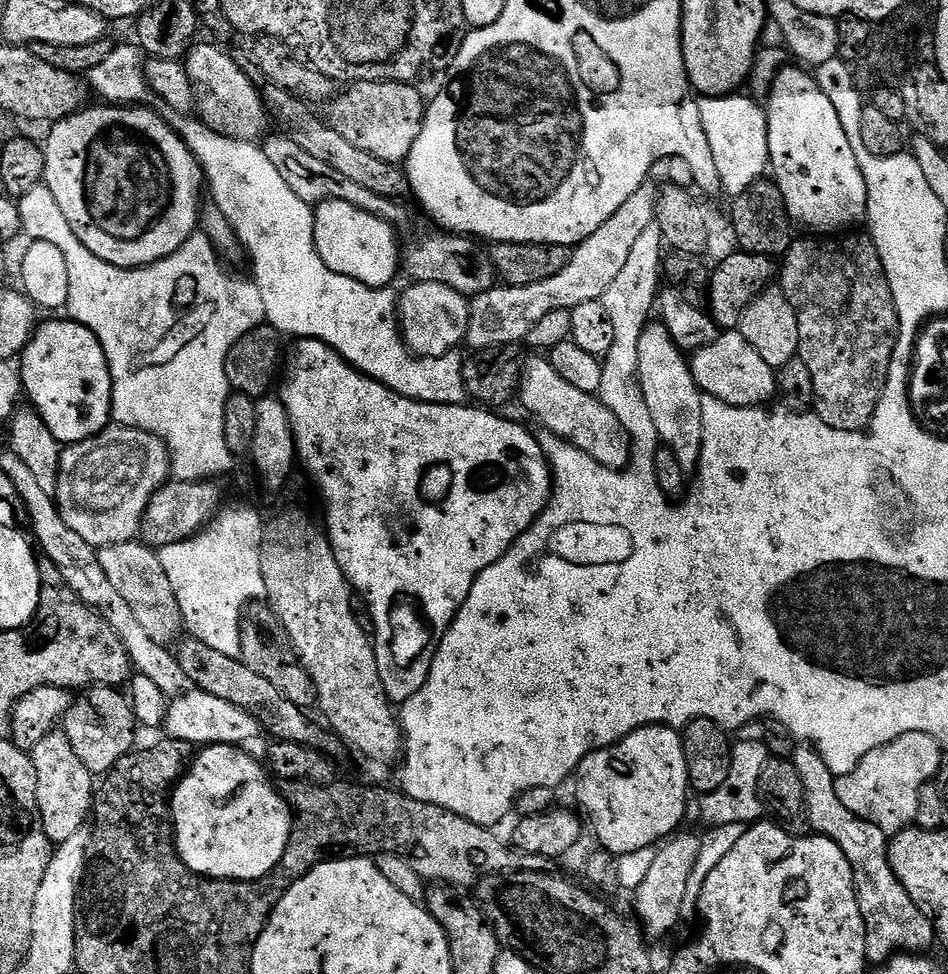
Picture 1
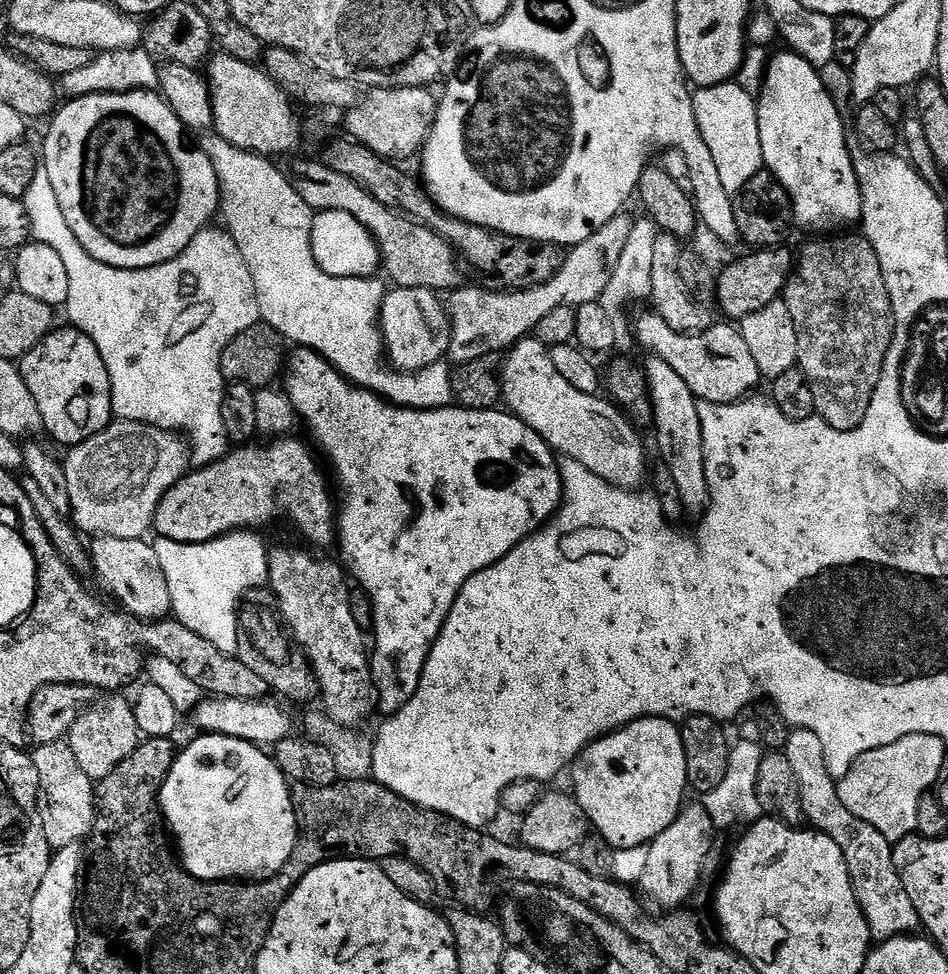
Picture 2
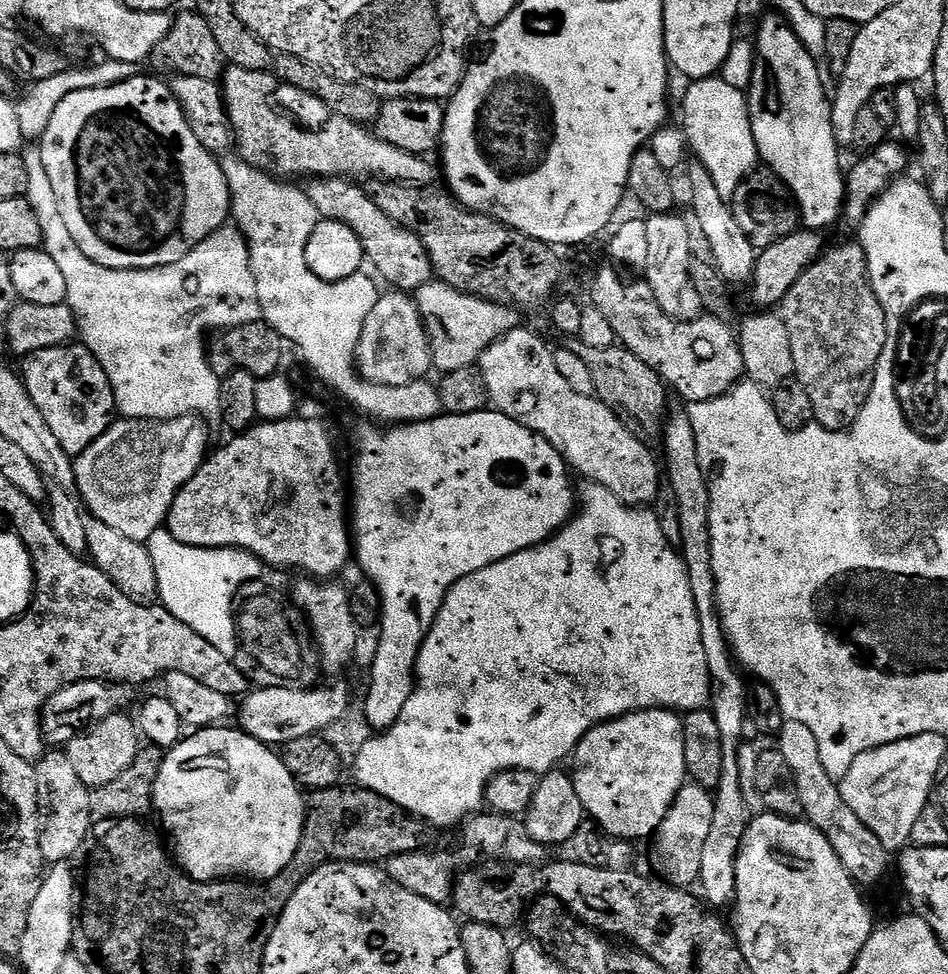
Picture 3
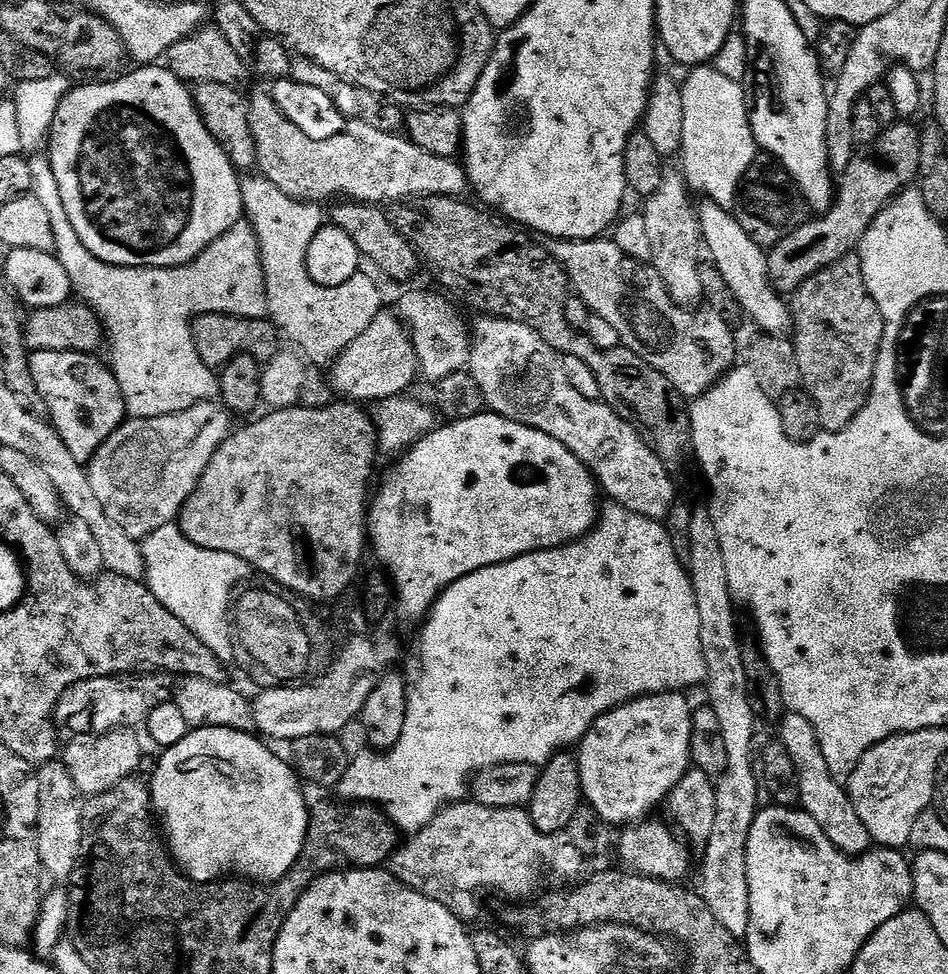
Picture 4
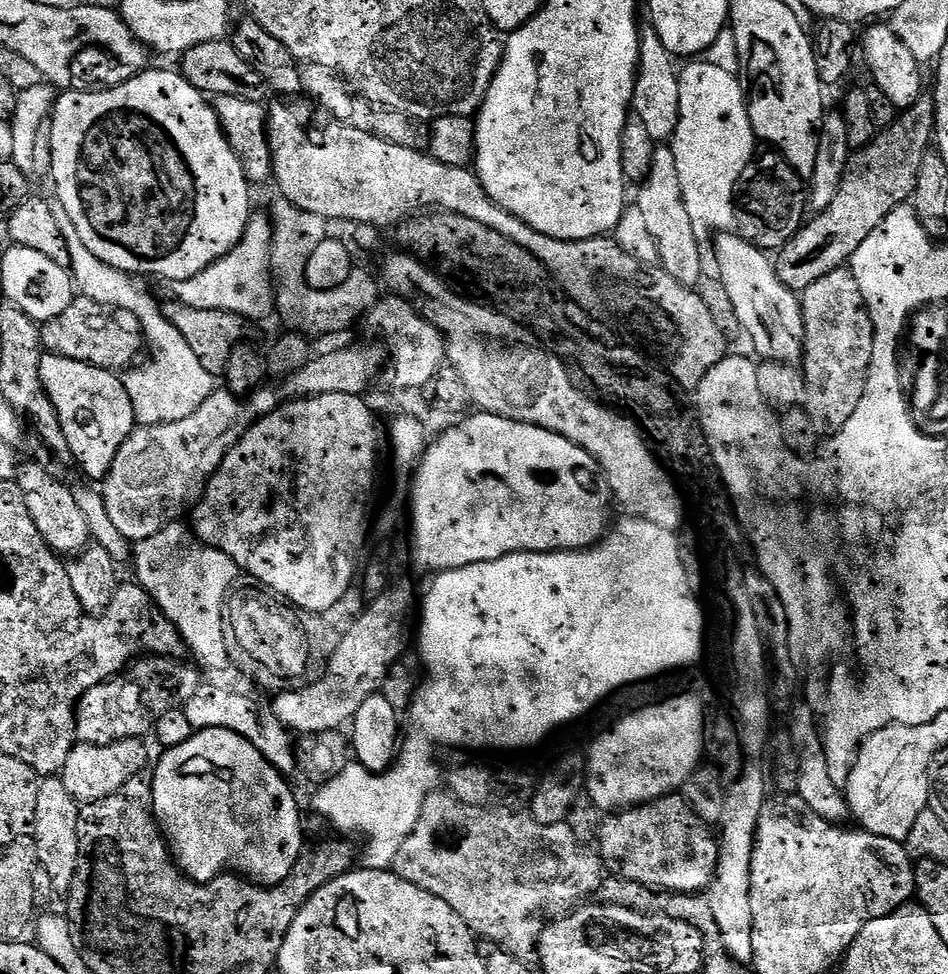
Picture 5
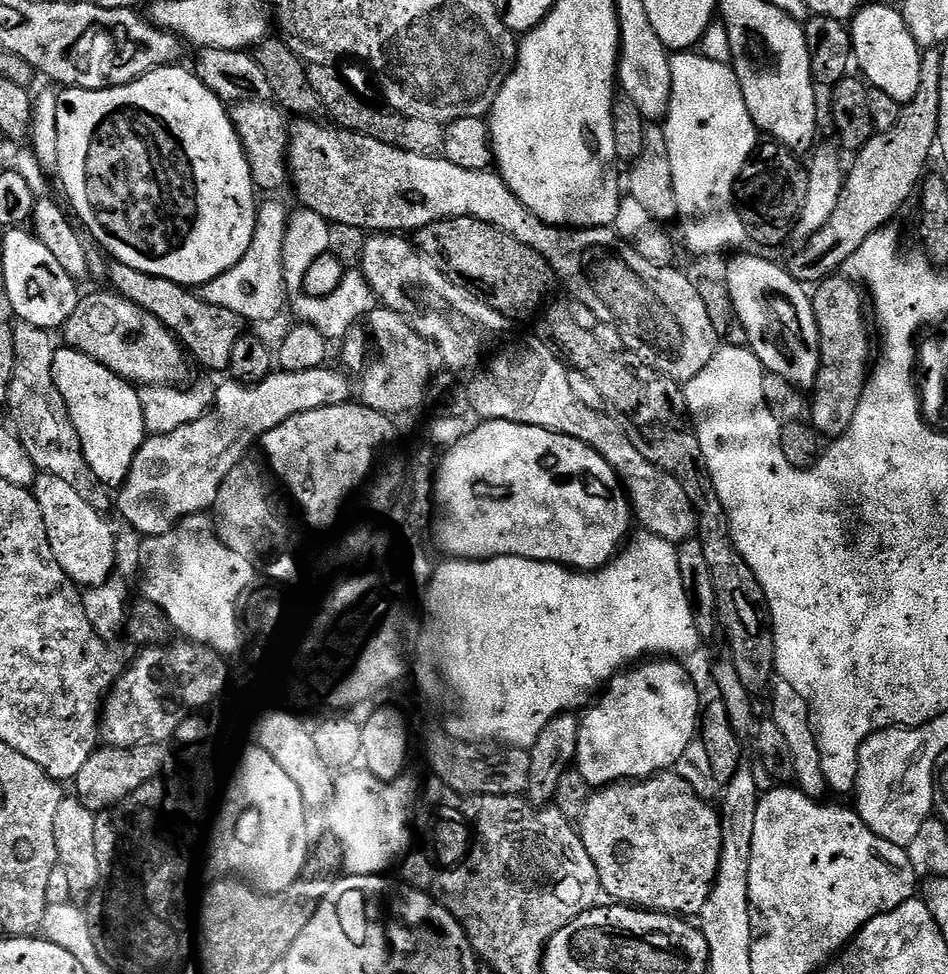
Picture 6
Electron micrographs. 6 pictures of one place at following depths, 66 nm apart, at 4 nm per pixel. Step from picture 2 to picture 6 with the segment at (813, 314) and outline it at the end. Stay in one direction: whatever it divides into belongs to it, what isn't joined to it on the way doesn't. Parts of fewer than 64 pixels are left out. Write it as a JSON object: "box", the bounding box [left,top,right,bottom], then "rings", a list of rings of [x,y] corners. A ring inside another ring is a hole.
{"box":[810,274,874,438],"rings":[[[833,274],[819,281],[815,288],[811,298],[820,327],[822,367],[814,389],[816,400],[814,396],[810,404],[810,423],[821,437],[839,438],[846,434],[846,430],[850,430],[850,422],[854,422],[854,416],[858,414],[864,386],[870,375],[874,344],[868,341],[868,324],[864,321],[865,297],[864,300],[860,297],[859,290],[844,274]]]}

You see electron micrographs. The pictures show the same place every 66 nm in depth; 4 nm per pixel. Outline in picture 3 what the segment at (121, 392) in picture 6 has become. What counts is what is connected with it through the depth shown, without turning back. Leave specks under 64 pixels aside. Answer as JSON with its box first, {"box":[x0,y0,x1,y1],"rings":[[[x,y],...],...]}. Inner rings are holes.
{"box":[23,342,117,458],"rings":[[[76,342],[63,344],[50,350],[38,350],[27,357],[23,364],[24,388],[30,394],[34,406],[38,406],[42,418],[46,418],[46,426],[50,426],[54,438],[58,438],[62,450],[66,450],[68,456],[75,458],[82,455],[111,426],[117,415],[116,395],[106,370],[97,362],[90,349]]]}

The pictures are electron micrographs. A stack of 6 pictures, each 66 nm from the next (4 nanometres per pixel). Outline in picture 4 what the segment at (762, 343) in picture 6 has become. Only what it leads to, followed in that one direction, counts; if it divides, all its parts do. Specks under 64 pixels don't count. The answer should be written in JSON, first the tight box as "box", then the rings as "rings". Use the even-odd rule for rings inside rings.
{"box":[698,199,792,337],"rings":[[[710,199],[703,203],[698,208],[702,244],[707,255],[708,252],[712,255],[709,257],[716,266],[719,279],[724,279],[723,287],[734,290],[735,303],[740,304],[741,310],[761,328],[761,333],[783,337],[792,327],[792,313],[789,301],[772,287],[765,249],[753,242],[746,230],[742,230],[735,215],[725,205]]]}

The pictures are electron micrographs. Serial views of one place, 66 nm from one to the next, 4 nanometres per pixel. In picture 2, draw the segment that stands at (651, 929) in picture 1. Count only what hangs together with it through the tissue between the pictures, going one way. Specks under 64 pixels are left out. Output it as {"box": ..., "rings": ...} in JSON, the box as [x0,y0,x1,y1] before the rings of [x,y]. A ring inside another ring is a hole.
{"box":[638,802,714,910],"rings":[[[688,802],[680,809],[678,818],[658,834],[648,845],[646,868],[638,883],[641,893],[649,901],[653,900],[660,910],[676,910],[692,896],[692,891],[700,884],[700,878],[705,875],[704,863],[707,860],[708,852],[714,845],[712,839],[713,826],[710,815],[706,812],[700,802]]]}

